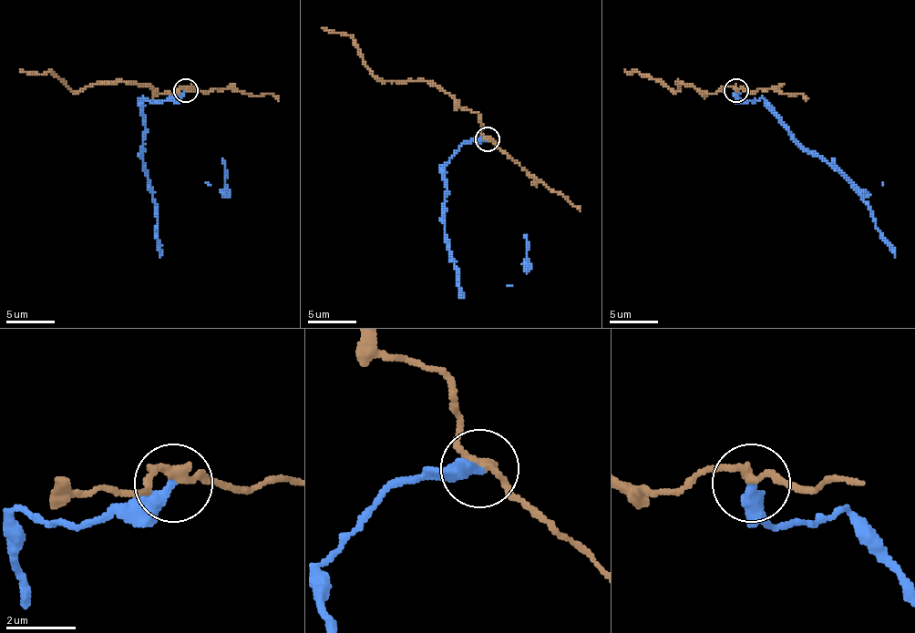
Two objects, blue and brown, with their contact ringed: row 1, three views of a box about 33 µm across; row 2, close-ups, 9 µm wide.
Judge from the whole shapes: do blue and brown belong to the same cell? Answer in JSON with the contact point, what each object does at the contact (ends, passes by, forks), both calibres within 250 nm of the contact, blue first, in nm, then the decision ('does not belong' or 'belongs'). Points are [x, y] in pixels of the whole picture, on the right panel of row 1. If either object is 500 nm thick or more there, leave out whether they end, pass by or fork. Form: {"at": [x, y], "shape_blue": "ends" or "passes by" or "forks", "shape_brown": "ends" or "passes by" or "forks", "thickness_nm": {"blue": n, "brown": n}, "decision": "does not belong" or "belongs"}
{"at": [736, 90], "shape_blue": "ends", "shape_brown": "passes by", "thickness_nm": {"blue": 400, "brown": 240}, "decision": "does not belong"}

